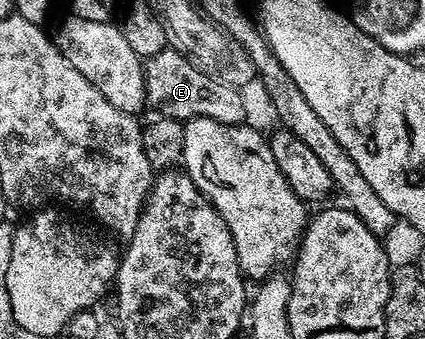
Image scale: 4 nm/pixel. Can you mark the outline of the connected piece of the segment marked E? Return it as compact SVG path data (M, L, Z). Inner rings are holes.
M164 50L150 57L143 69L143 81L147 91L146 103L150 107L152 104L160 117L182 122L193 118L213 118L213 122L226 124L242 124L248 119L247 104L236 85L207 75L178 50Z

